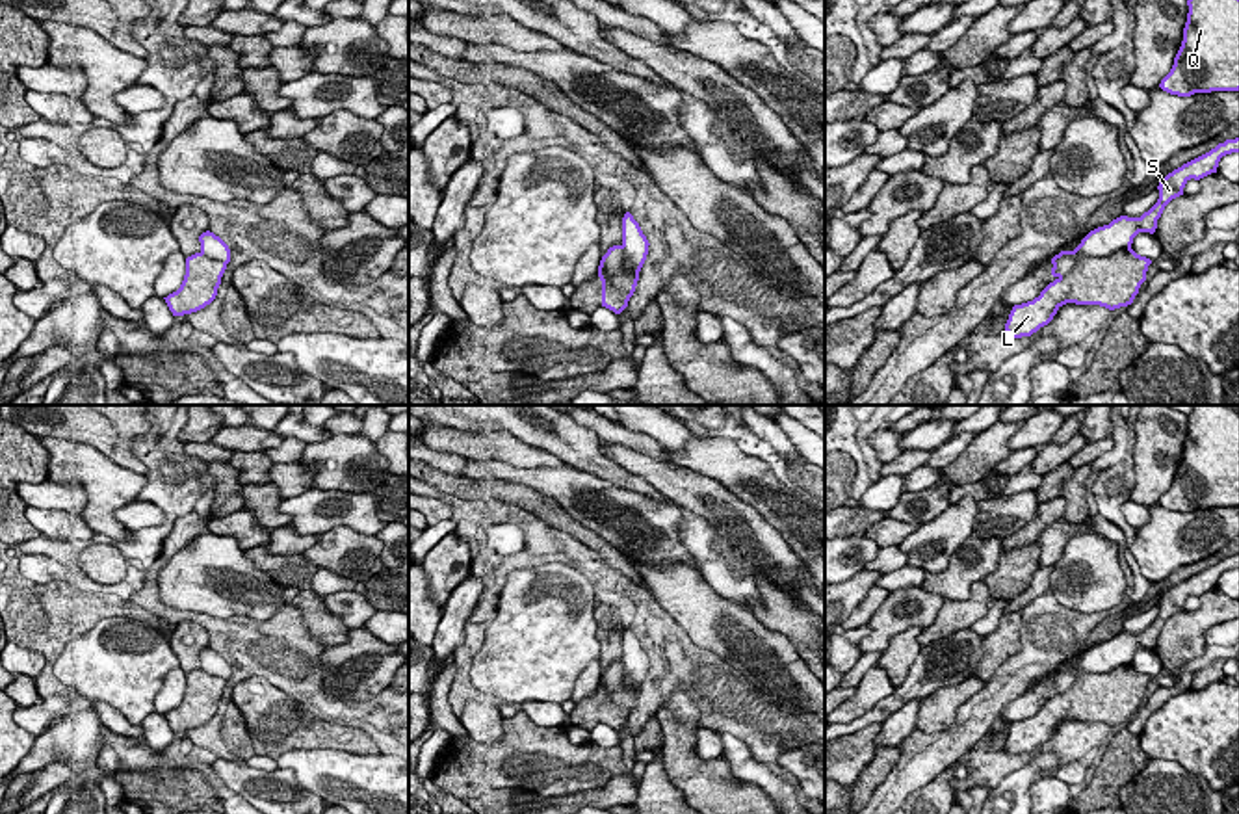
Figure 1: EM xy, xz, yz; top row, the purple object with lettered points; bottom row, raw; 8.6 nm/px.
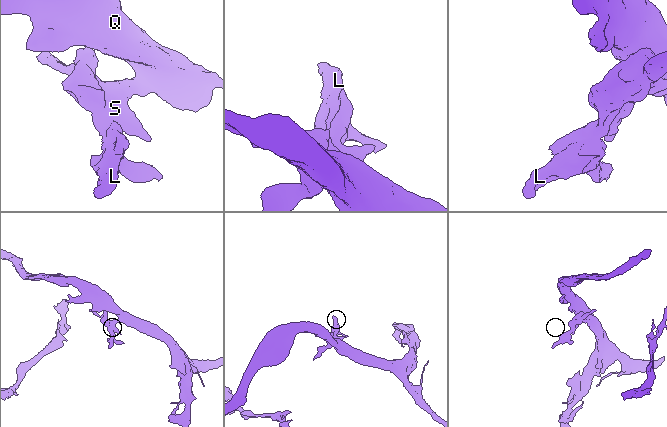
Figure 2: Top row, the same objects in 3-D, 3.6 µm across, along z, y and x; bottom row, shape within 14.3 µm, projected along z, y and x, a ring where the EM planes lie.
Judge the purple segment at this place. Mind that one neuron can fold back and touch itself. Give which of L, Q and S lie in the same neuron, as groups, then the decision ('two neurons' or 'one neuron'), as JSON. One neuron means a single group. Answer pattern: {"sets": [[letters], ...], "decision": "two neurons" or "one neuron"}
{"sets": [["L"], ["Q", "S"]], "decision": "two neurons"}

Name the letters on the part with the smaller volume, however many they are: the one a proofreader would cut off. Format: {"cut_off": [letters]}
{"cut_off": ["L"]}

